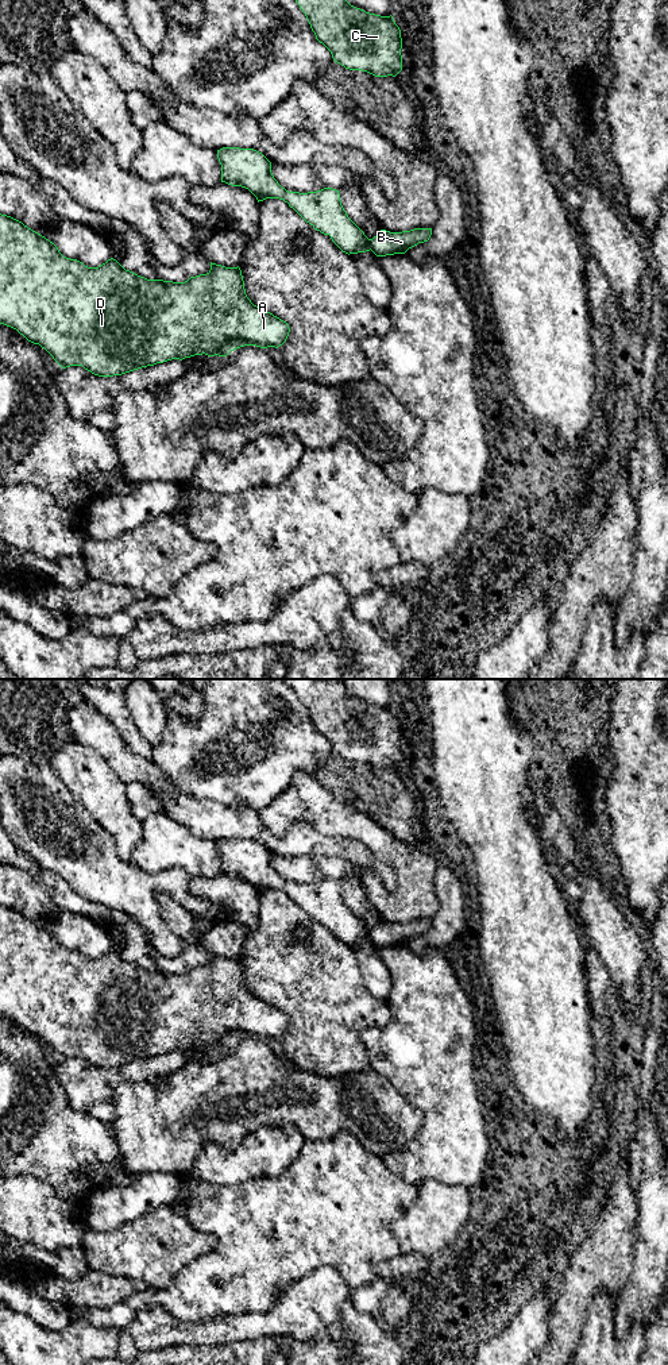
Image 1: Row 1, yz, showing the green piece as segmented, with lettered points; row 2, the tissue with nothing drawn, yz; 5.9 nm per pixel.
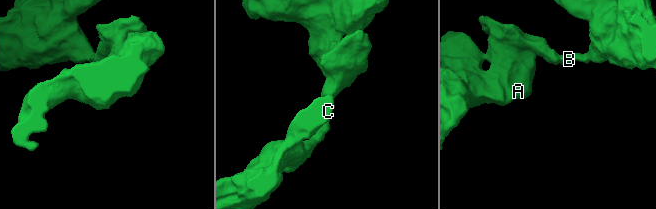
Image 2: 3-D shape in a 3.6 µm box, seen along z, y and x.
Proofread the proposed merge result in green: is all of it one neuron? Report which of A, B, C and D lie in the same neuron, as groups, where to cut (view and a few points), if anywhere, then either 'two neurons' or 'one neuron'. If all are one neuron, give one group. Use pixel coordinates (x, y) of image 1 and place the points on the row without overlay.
A D / B C | yz (371, 930), (370, 940) | two neurons

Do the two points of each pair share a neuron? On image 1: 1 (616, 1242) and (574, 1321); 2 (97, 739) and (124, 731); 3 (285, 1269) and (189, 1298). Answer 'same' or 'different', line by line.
1: same
2: different
3: same

